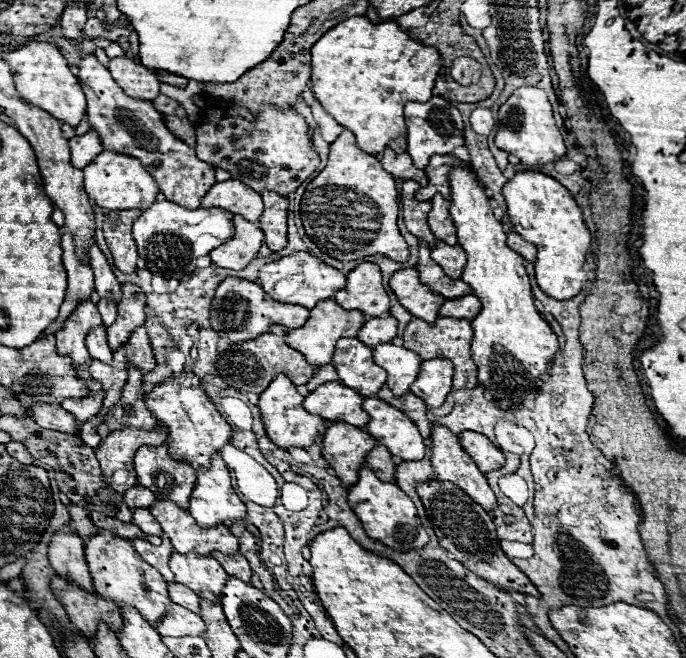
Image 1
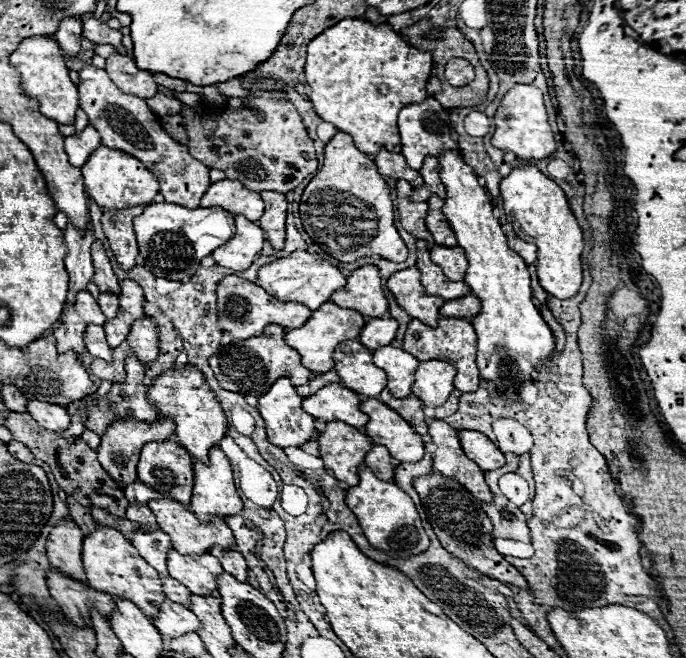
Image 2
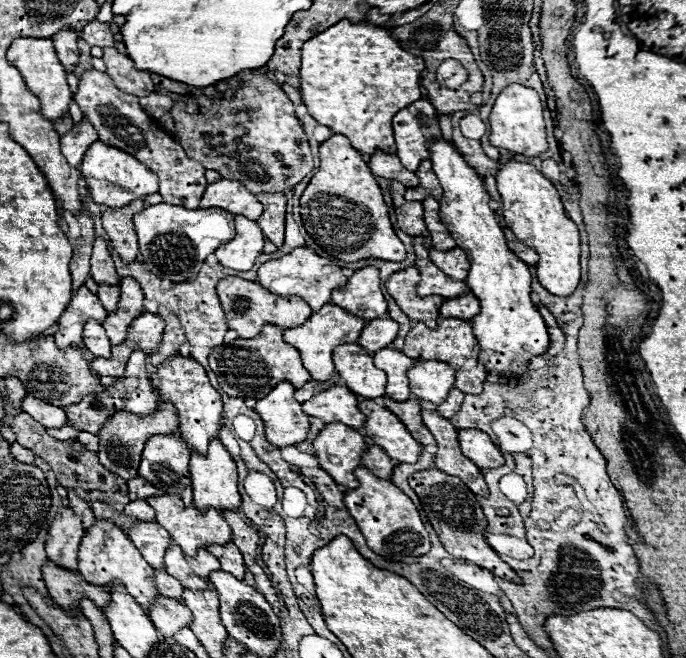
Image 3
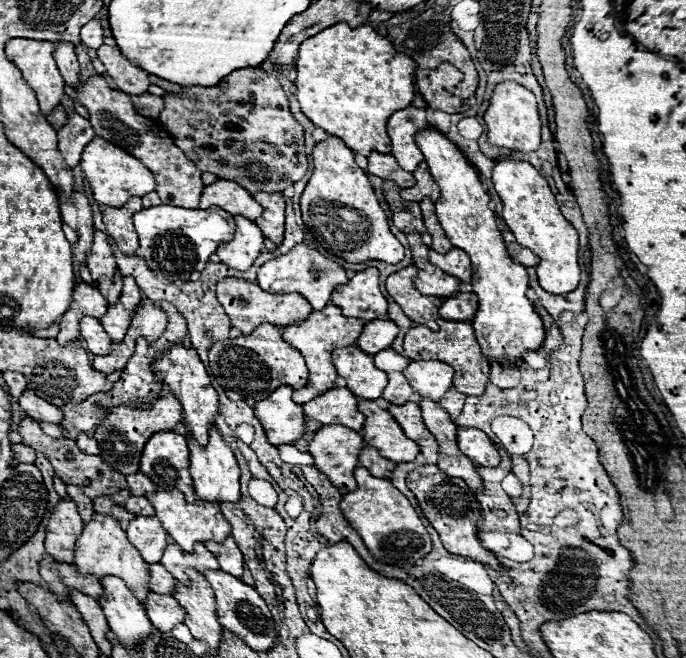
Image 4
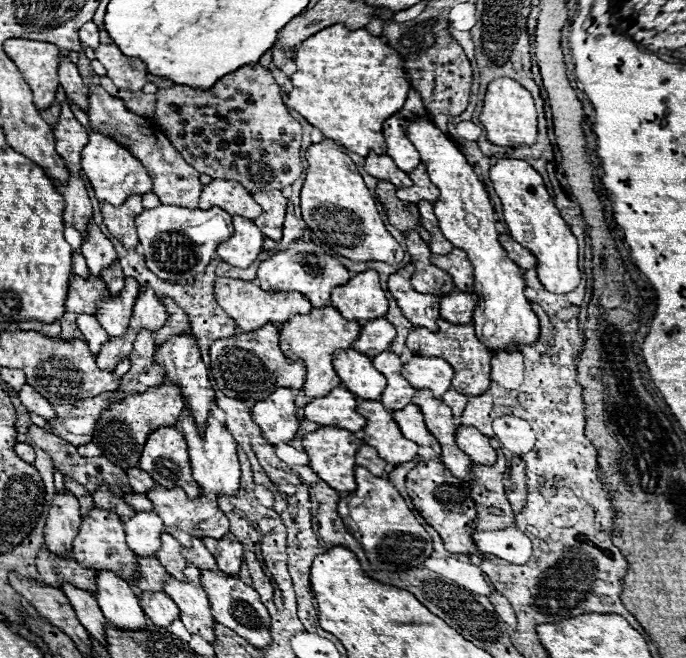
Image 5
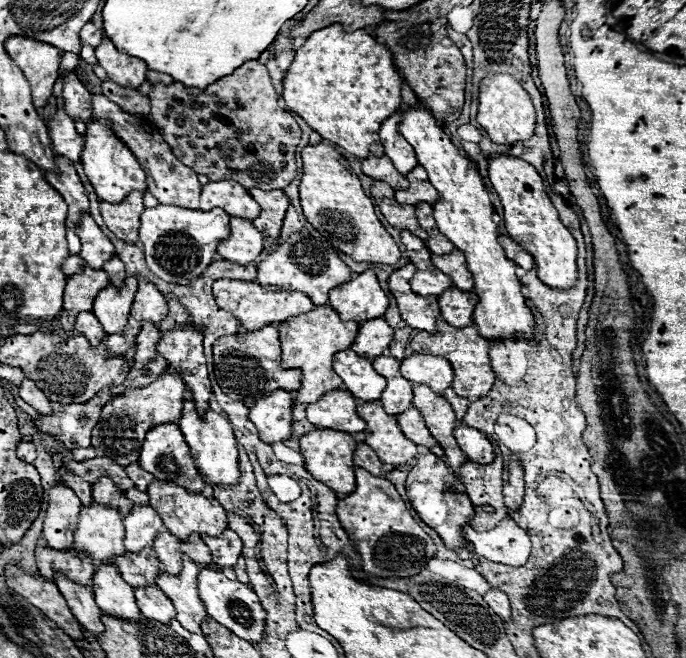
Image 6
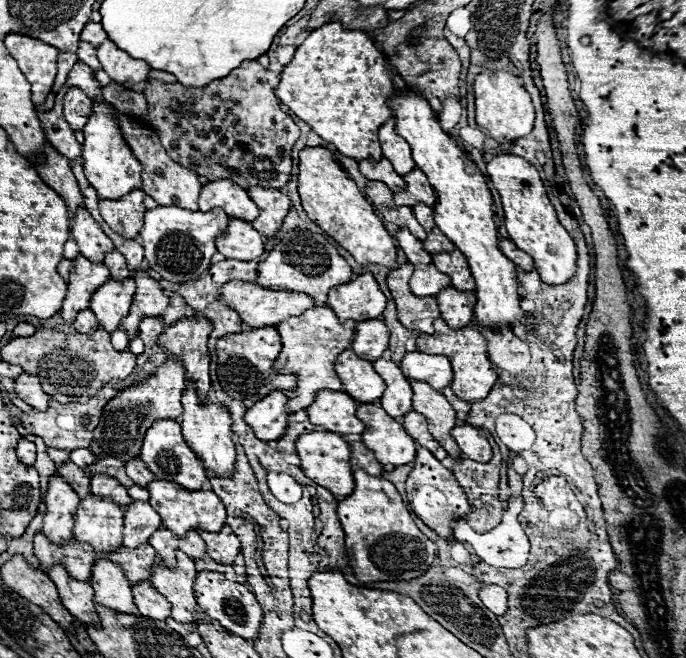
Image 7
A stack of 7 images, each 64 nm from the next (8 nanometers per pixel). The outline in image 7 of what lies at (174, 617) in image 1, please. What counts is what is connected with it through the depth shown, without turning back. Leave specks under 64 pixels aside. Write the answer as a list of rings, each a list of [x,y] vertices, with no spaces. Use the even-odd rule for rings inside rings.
[[[150,582],[134,584],[132,596],[134,596],[134,604],[138,606],[142,616],[148,616],[152,620],[166,620],[170,616],[168,600],[162,594],[156,594],[156,590],[152,590]]]

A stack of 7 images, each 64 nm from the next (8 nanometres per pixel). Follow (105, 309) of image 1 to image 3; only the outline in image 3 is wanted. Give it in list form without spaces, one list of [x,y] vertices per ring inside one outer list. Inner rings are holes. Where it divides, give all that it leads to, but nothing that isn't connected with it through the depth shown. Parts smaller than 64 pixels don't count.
[[[100,284],[98,286],[98,298],[108,312],[114,312],[114,308],[118,306],[118,296],[120,296],[118,286],[110,286],[110,284]]]

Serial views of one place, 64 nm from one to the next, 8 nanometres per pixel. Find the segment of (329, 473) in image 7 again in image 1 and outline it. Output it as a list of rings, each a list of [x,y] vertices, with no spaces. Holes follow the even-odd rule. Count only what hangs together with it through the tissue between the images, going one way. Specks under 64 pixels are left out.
[[[332,422],[322,436],[322,456],[336,476],[350,486],[358,482],[358,472],[374,446],[376,440],[368,432],[344,422]]]

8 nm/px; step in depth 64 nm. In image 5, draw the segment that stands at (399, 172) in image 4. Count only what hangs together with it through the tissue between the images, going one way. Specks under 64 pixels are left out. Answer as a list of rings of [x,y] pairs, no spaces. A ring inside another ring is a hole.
[[[370,154],[366,156],[366,164],[364,164],[364,170],[378,178],[378,180],[386,180],[386,182],[392,182],[396,188],[408,188],[412,186],[412,180],[408,178],[406,172],[398,170],[394,160],[390,156],[376,156],[376,154]]]

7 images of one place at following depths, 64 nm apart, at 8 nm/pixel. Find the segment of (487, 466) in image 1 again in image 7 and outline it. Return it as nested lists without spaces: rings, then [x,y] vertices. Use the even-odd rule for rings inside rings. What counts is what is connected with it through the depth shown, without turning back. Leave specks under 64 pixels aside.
[[[460,424],[452,428],[452,438],[460,446],[460,450],[476,462],[490,462],[492,458],[492,448],[486,440],[486,436],[480,432],[480,428],[470,426],[470,424]]]

